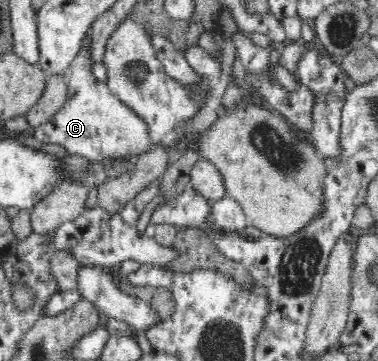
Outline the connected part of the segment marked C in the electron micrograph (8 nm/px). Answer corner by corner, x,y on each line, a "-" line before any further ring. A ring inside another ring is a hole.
90,35
66,75
67,98
62,109
52,117
52,121
44,123
31,133
42,143
61,146
67,154
83,157
88,161
100,164
107,161
111,165
135,163
157,145
152,140
150,126
147,120
128,107
128,103
94,77
89,49

